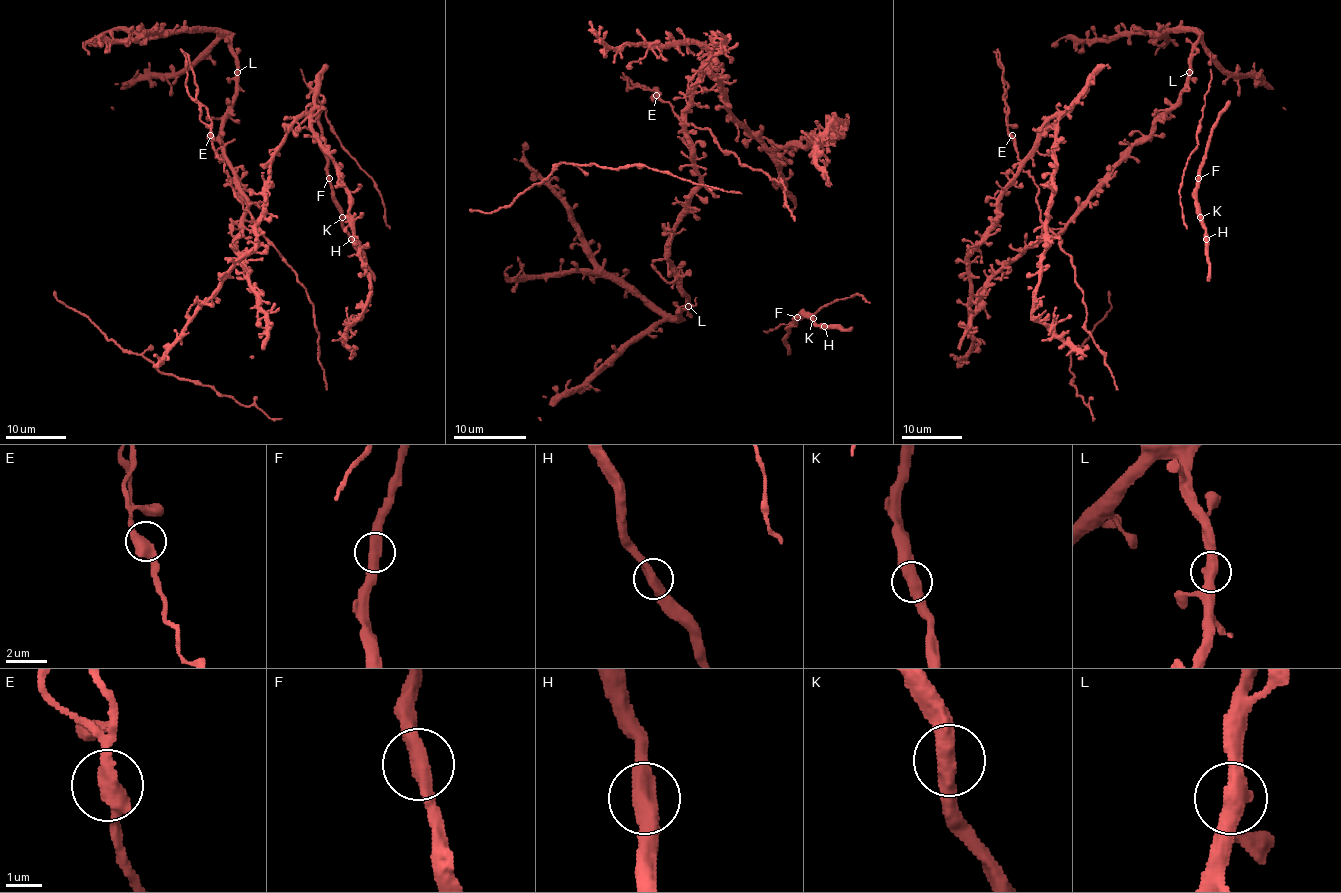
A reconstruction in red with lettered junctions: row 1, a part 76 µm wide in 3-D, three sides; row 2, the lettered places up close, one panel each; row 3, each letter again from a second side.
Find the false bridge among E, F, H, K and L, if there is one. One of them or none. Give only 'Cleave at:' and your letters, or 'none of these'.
Cleave at: E

